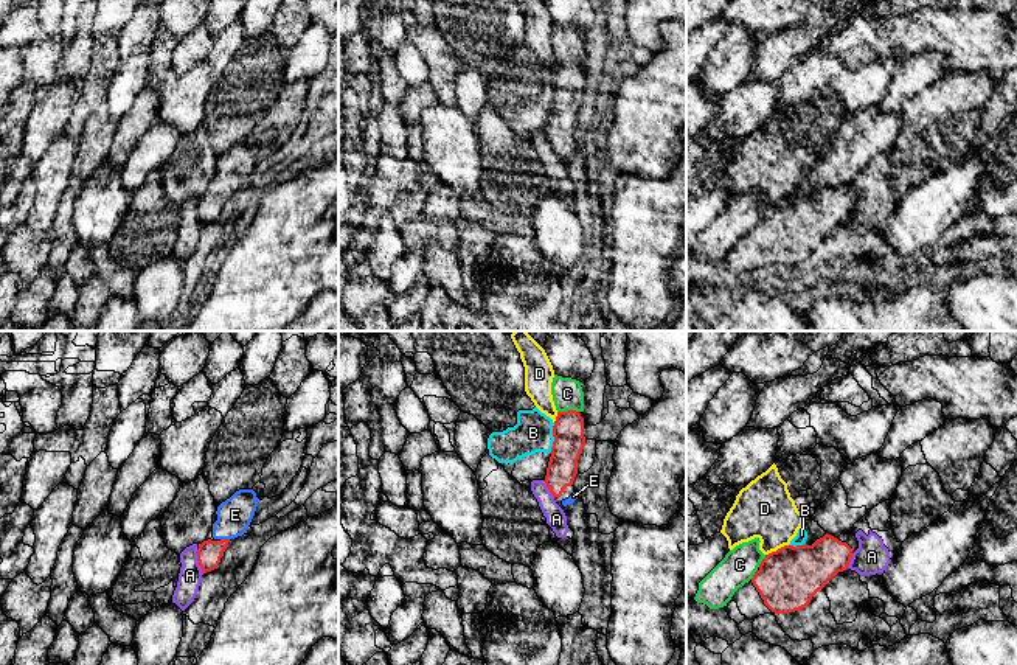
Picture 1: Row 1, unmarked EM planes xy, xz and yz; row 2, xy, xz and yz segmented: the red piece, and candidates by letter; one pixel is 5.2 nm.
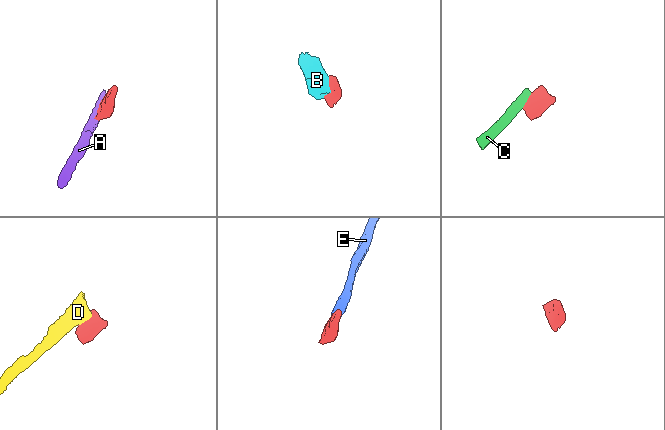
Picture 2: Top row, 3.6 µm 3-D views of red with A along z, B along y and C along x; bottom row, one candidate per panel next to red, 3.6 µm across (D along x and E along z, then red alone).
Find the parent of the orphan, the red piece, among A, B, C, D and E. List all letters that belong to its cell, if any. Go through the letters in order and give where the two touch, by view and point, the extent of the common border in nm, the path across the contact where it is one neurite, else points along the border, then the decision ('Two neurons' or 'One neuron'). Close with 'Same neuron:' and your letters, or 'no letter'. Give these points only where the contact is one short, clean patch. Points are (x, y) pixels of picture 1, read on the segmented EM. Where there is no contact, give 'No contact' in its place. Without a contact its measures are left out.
A: Touches red at xy (199, 561). Shared border 130 nm. Two neurons
B: Touches red at xz (555, 438). Shared border 160 nm. Two neurons
C: Touches red at xz (567, 410). Shared border 110 nm. Boundary: xz (578, 410), (558, 412). Two neurons
D: Touches red at yz (778, 549). Shared border 130 nm. Boundary: yz (787, 544), (766, 555). Two neurons
E: Touches red at xy (225, 539). Shared border 50 nm. Path across: xy (210, 552), (225, 539), (225, 529), (235, 515). One neuron
Same neuron: E

